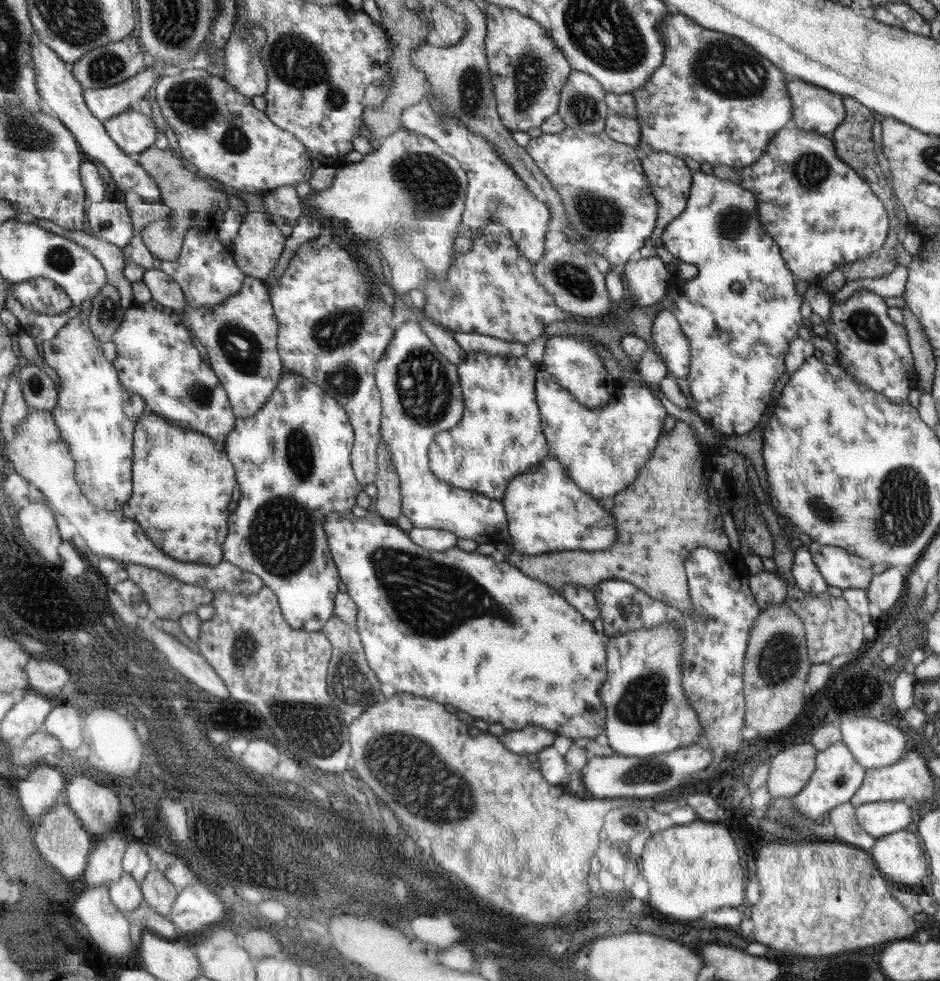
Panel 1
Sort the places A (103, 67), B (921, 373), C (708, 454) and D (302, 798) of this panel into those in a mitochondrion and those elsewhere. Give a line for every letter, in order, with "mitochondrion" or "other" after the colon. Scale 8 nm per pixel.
A: mitochondrion
B: other
C: other
D: mitochondrion

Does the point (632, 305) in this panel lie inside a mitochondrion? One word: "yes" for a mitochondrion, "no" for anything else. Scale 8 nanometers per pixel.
no

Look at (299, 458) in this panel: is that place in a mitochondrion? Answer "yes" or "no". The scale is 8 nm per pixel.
yes

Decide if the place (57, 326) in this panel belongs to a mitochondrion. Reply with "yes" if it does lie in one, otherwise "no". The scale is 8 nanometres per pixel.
no

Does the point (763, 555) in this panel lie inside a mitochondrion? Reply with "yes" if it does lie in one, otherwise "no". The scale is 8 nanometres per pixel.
no

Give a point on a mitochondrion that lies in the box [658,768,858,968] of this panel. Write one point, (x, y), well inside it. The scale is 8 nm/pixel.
(839, 780)

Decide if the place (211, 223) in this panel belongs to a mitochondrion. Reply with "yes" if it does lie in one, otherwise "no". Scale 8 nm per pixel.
no

